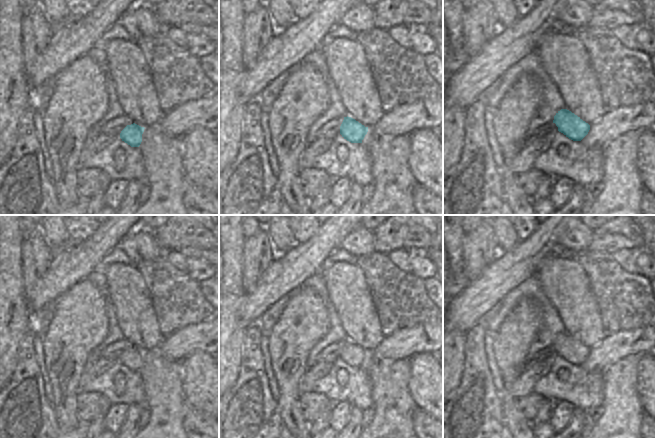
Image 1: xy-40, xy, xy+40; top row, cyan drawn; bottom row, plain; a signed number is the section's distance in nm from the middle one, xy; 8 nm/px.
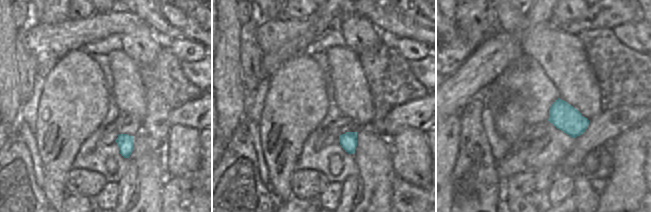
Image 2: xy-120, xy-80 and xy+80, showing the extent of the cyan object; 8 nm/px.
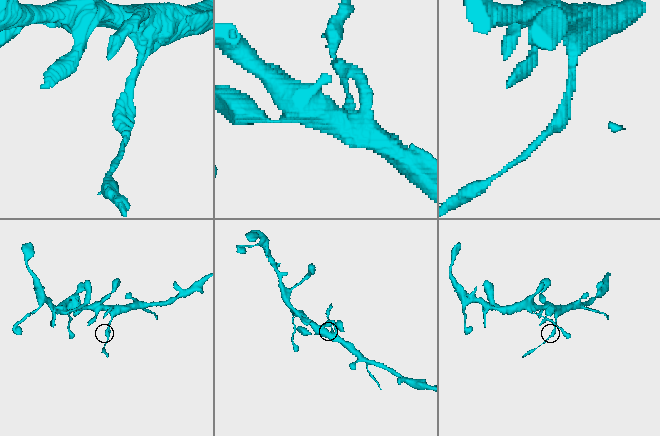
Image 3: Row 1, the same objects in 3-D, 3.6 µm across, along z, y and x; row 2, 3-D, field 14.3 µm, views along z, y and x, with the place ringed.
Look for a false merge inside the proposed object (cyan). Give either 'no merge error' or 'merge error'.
merge error

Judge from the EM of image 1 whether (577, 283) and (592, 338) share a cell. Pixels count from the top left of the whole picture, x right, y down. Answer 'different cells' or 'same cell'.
same cell

